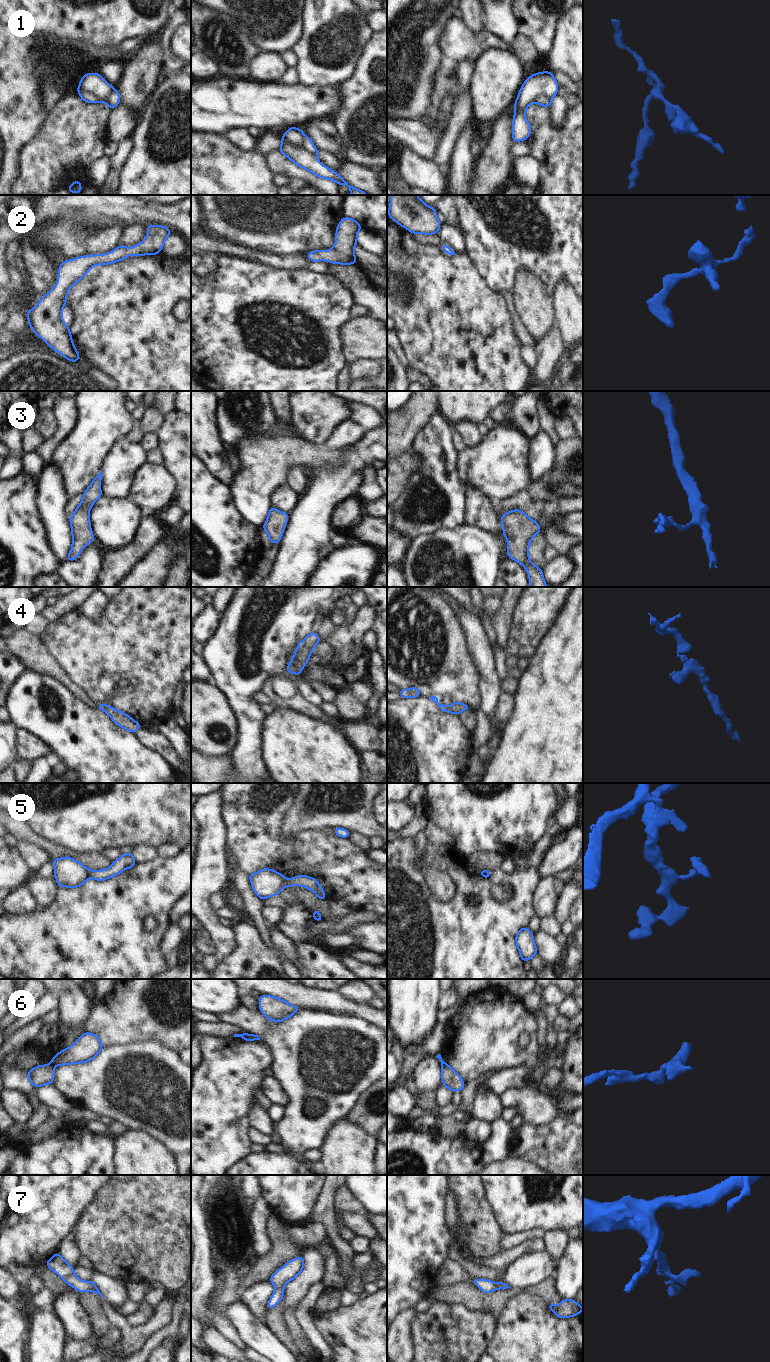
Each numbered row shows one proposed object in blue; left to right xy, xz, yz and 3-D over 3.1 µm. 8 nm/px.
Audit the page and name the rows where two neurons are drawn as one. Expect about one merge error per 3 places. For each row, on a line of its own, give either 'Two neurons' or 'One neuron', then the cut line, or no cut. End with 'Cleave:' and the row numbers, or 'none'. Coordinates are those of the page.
1: Two neurons. Split along xz (304, 135), (303, 142), (299, 147), (292, 147), (283, 138)
2: One neuron. No split
3: One neuron. No split
4: One neuron. No split
5: Two neurons. Split along xy (89, 870), (88, 877)
6: Two neurons. Split along xy (51, 1063), (53, 1065)
7: One neuron. No split
Cleave: 1, 5, 6

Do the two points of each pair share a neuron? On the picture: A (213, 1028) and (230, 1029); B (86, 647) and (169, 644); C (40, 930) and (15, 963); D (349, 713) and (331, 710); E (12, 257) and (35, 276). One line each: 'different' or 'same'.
A: same
B: same
C: same
D: different
E: different

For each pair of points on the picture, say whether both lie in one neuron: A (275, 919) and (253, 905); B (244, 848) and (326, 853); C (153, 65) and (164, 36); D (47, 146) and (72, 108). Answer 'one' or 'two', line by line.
A: two
B: one
C: two
D: one

